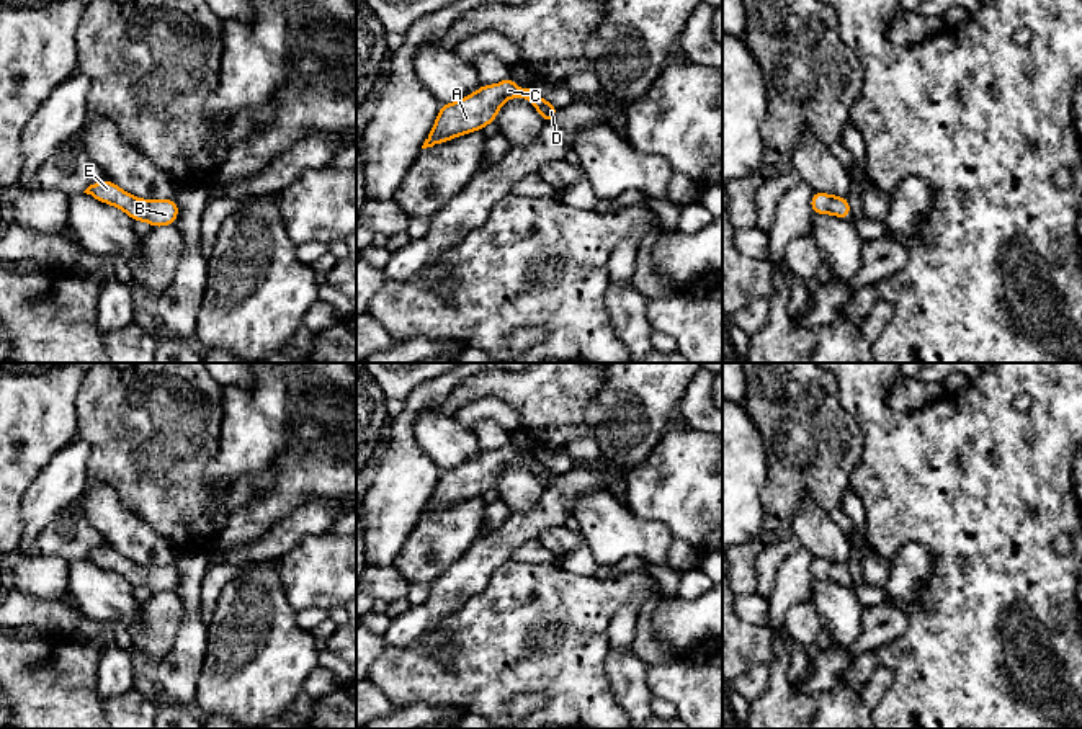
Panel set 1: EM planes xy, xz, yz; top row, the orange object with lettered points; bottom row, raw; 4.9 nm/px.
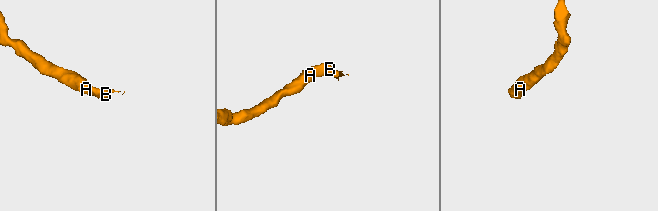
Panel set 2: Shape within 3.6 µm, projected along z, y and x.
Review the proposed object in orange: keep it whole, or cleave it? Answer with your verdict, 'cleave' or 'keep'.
keep

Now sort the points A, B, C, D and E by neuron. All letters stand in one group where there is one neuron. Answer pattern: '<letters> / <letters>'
A B C D E

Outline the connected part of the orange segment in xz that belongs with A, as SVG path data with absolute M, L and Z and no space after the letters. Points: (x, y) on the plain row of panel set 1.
M510 443L492 453L482 451L477 458L459 467L440 471L438 484L422 515L433 513L472 497L481 497L484 492L495 489L497 477L508 464L515 463L528 464L541 481L544 490L559 477L559 474L543 466L531 453L518 454Z

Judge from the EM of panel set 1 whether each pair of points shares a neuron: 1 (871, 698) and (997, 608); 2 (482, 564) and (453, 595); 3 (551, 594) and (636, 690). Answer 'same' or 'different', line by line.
1: different
2: same
3: different

